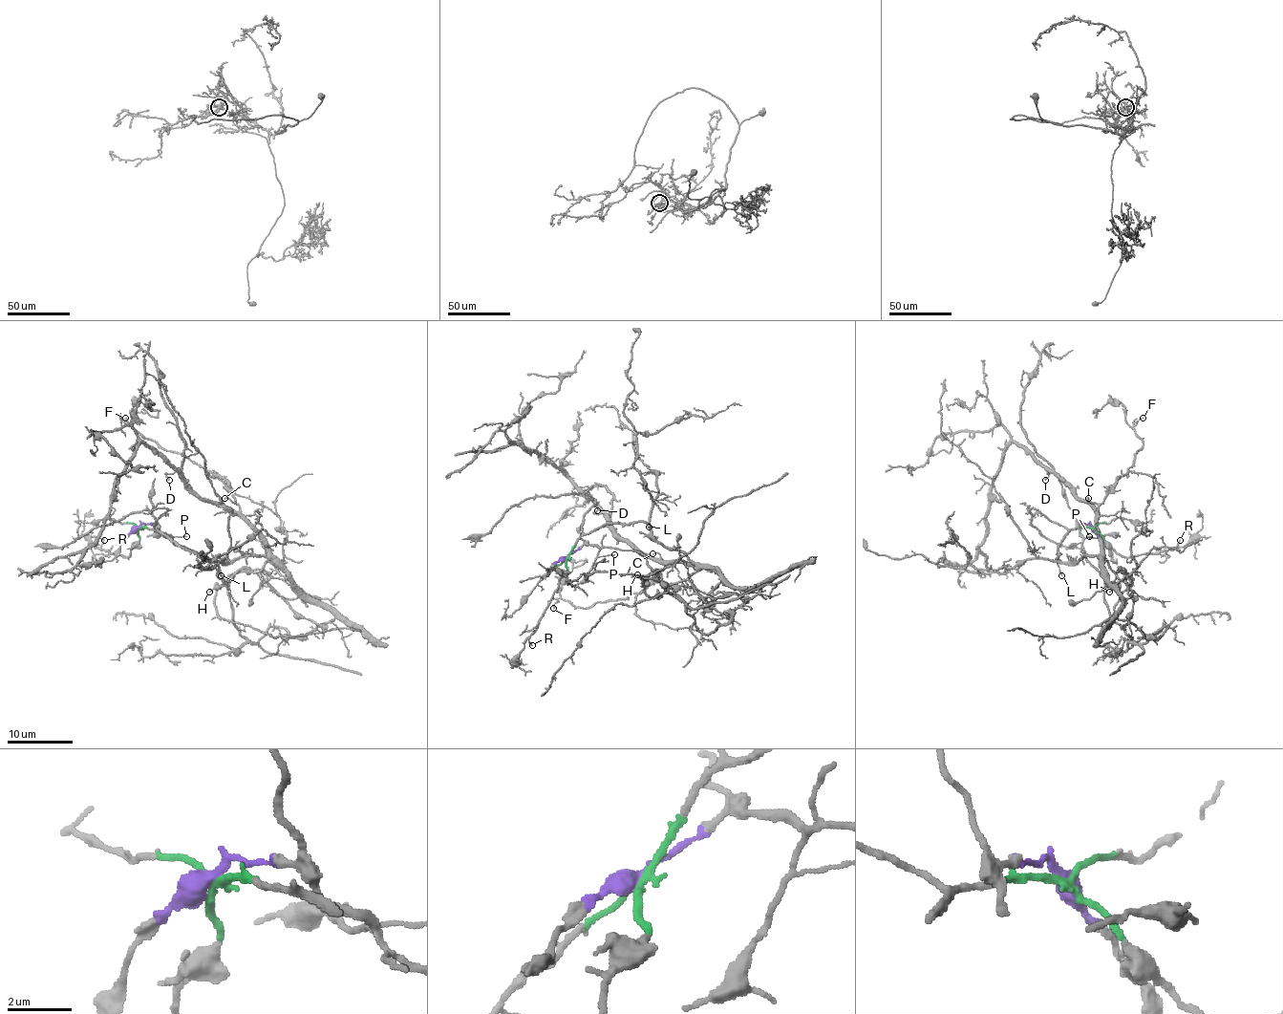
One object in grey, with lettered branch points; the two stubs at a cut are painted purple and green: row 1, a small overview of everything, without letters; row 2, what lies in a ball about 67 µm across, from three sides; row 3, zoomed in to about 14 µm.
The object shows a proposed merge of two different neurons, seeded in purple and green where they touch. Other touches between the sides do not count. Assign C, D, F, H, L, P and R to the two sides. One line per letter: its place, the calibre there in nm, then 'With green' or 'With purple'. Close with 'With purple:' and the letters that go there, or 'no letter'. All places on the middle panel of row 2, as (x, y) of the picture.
C: Place: (652, 553). Thickness 100 nm. With green
D: Place: (597, 510). Thickness 130 nm. With green
F: Place: (553, 608). Thickness 170 nm. With green
H: Place: (637, 574). Thickness 110 nm. With purple
L: Place: (649, 527). Thickness 110 nm. With green
P: Place: (614, 554). Thickness 120 nm. With purple
R: Place: (532, 645). Thickness 120 nm. With green
With purple: H, P

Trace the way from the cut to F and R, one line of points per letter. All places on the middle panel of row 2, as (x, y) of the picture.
F: (566, 559), (582, 536), (639, 522), (694, 566), (669, 562), (624, 598), (588, 607), (559, 598), (553, 609)
R: (566, 559), (566, 572), (559, 580), (537, 630), (529, 637), (532, 644)

